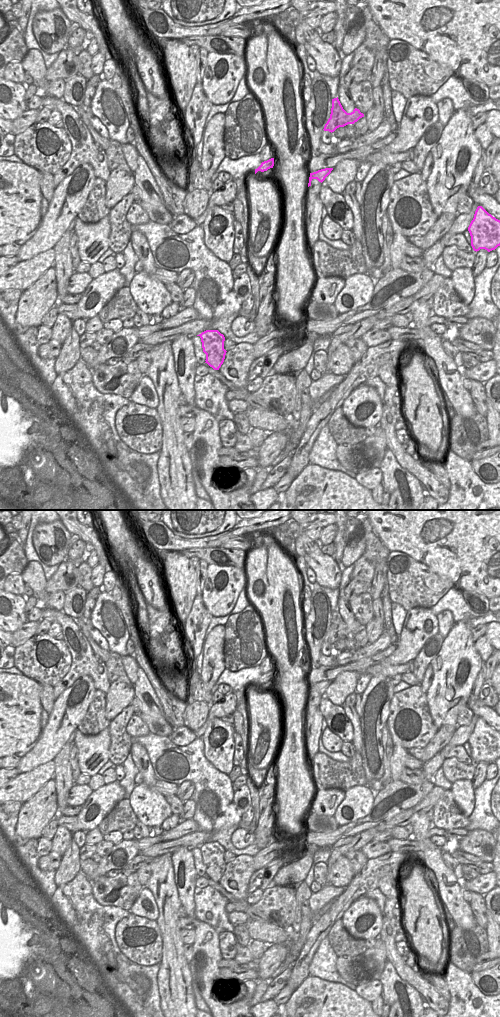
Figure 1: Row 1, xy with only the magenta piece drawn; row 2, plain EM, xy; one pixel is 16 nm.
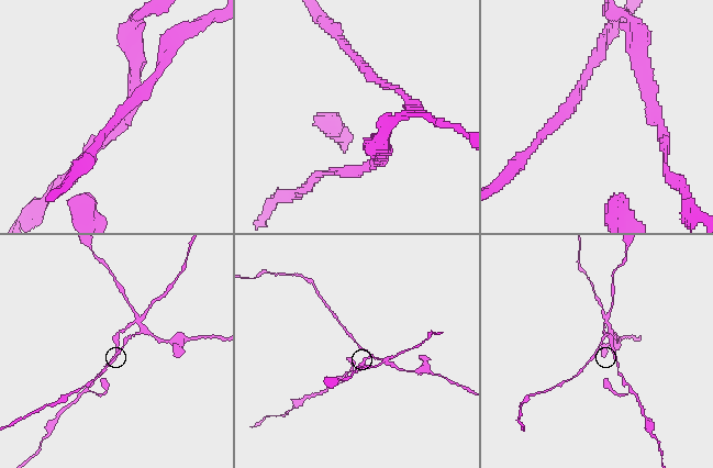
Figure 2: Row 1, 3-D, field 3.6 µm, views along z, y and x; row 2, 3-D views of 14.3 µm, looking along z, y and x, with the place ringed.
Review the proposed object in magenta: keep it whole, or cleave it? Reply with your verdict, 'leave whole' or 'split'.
split

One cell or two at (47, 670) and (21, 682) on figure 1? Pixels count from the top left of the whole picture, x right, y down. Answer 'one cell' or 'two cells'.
two cells

